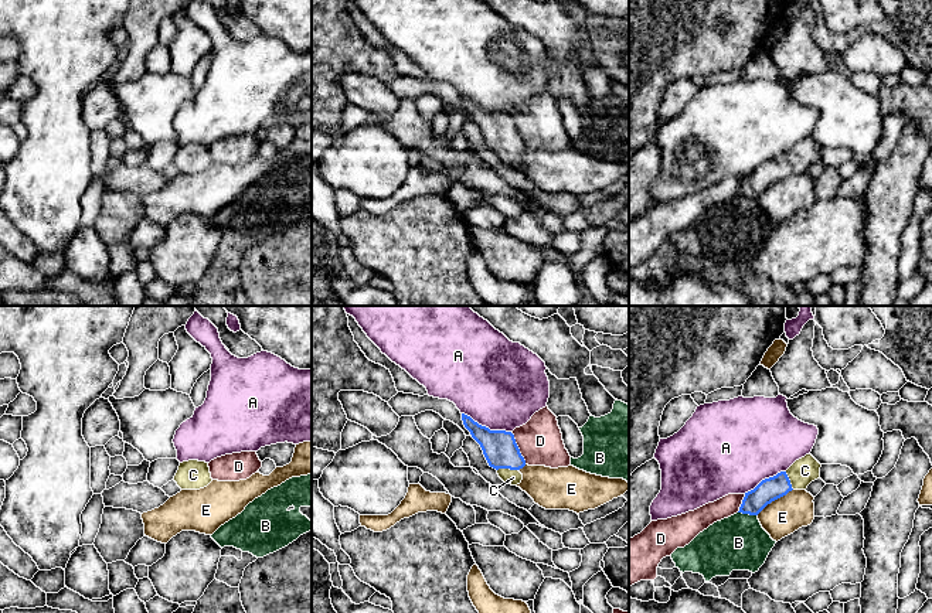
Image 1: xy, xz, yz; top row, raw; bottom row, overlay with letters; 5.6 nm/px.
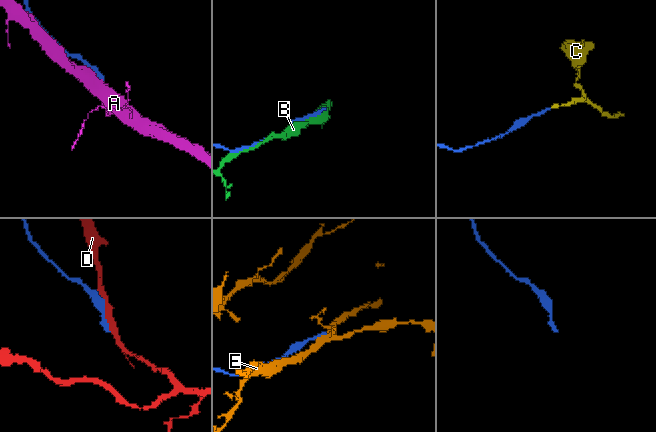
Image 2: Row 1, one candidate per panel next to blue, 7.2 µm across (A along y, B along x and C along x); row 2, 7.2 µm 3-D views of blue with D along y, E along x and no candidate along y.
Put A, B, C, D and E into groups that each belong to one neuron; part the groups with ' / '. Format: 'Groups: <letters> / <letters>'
Groups: A / B / C / D / E

